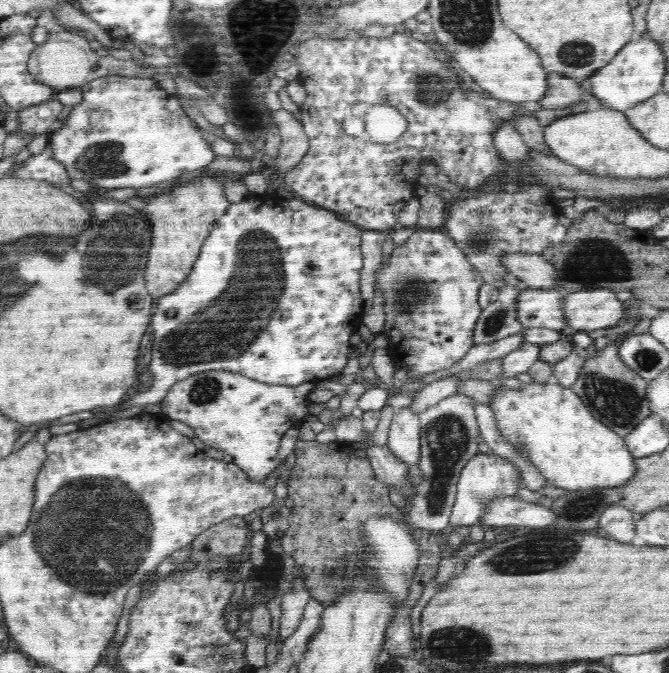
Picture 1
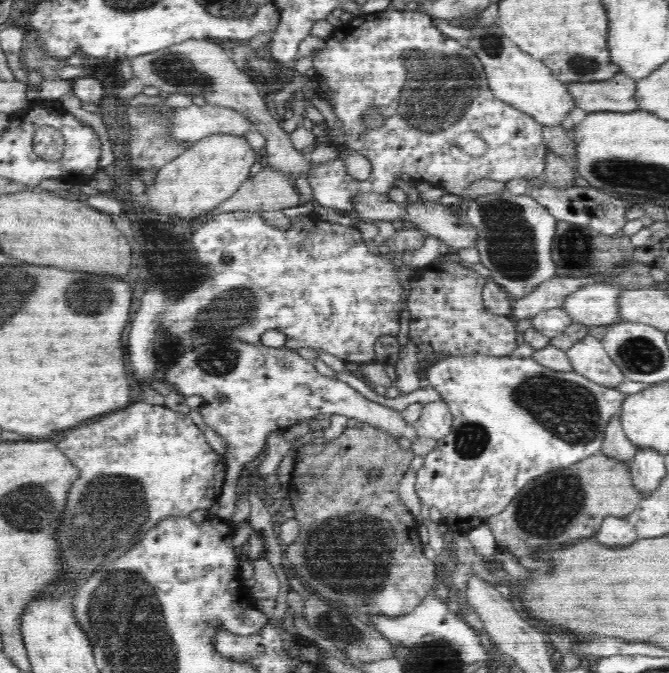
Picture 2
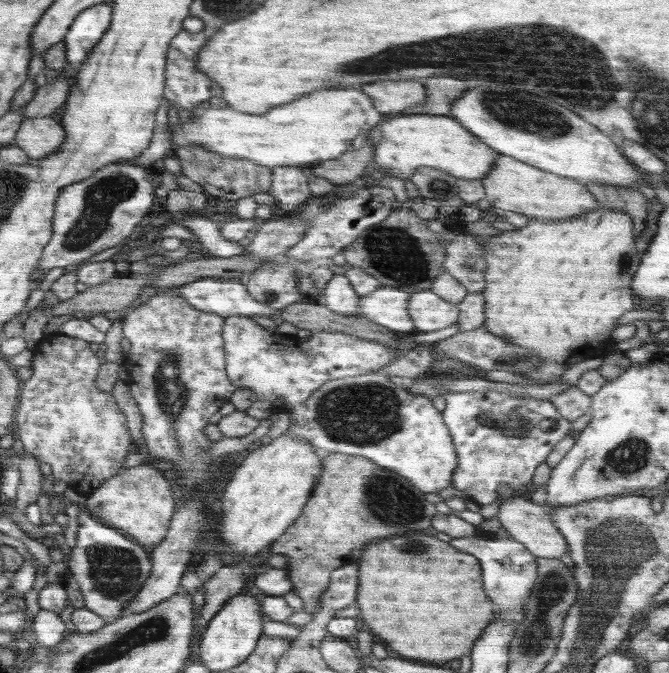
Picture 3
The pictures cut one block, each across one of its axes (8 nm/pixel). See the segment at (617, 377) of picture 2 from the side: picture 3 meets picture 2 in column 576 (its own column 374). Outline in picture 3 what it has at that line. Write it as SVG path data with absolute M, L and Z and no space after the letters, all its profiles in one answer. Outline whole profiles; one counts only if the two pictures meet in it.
M229 316L223 324L225 371L236 388L251 388L257 400L268 400L286 406L304 404L310 395L325 382L381 372L387 364L411 349L431 346L459 332L458 322L432 332L417 331L400 334L399 349L391 349L382 343L358 338L343 332L315 332L305 340L286 336L258 325L251 317Z

